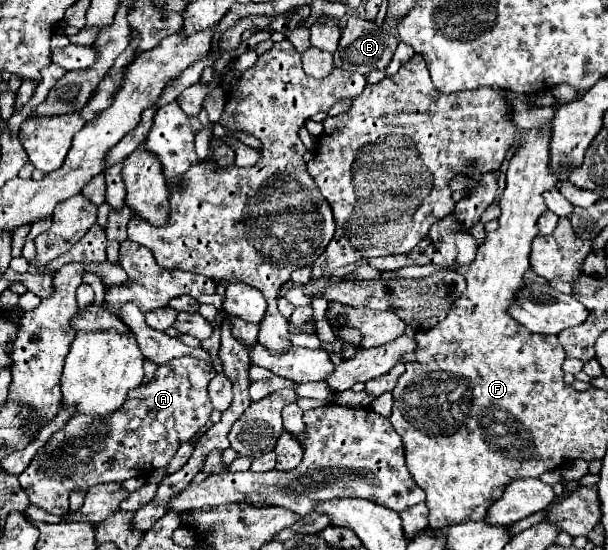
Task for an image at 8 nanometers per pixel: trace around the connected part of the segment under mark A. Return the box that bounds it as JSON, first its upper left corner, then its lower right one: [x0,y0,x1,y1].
[18,355,216,515]

